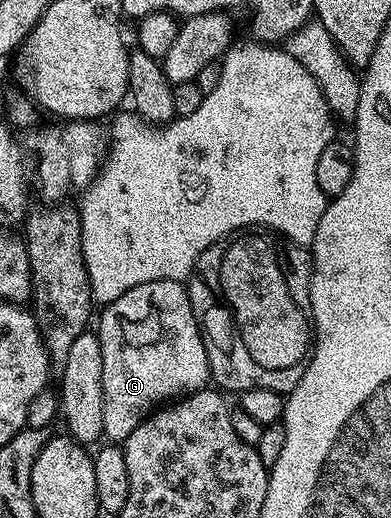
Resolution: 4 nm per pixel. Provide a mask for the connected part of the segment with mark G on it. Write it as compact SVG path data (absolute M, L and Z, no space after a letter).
M158 279L137 285L121 293L117 301L106 304L102 311L97 334L101 341L101 385L105 401L103 435L111 438L108 440L112 444L119 445L160 405L204 390L209 383L211 367L207 364L207 346L203 344L203 332L191 304L191 296L180 280Z

